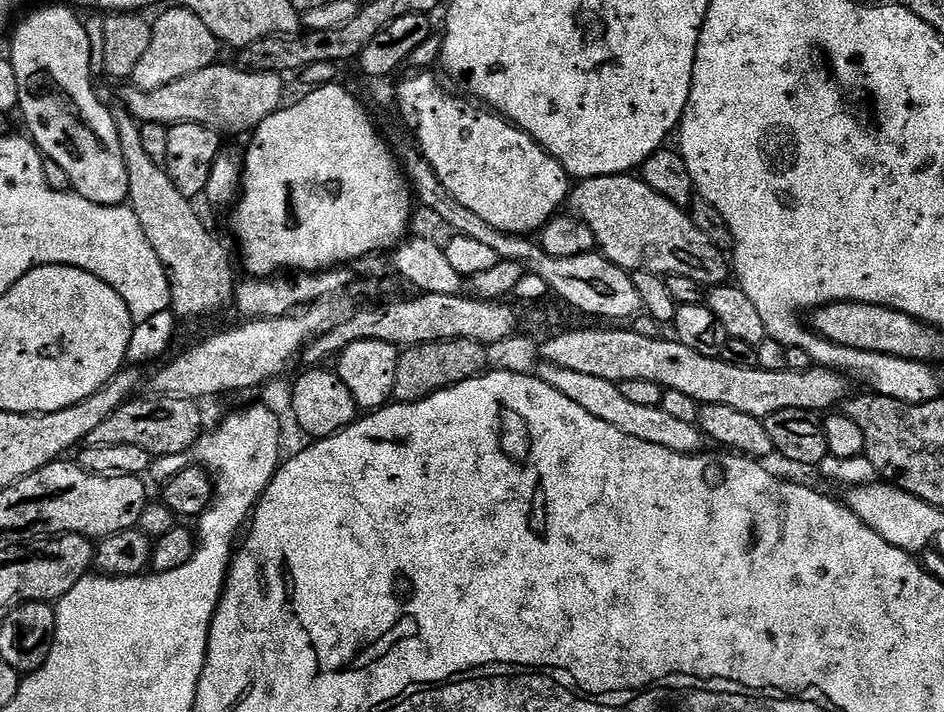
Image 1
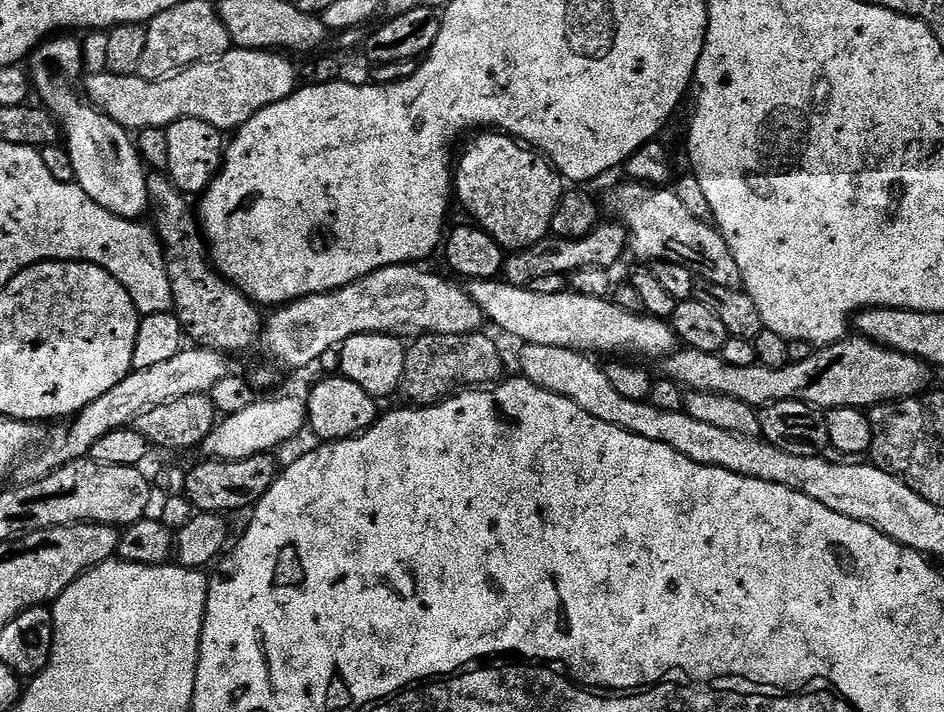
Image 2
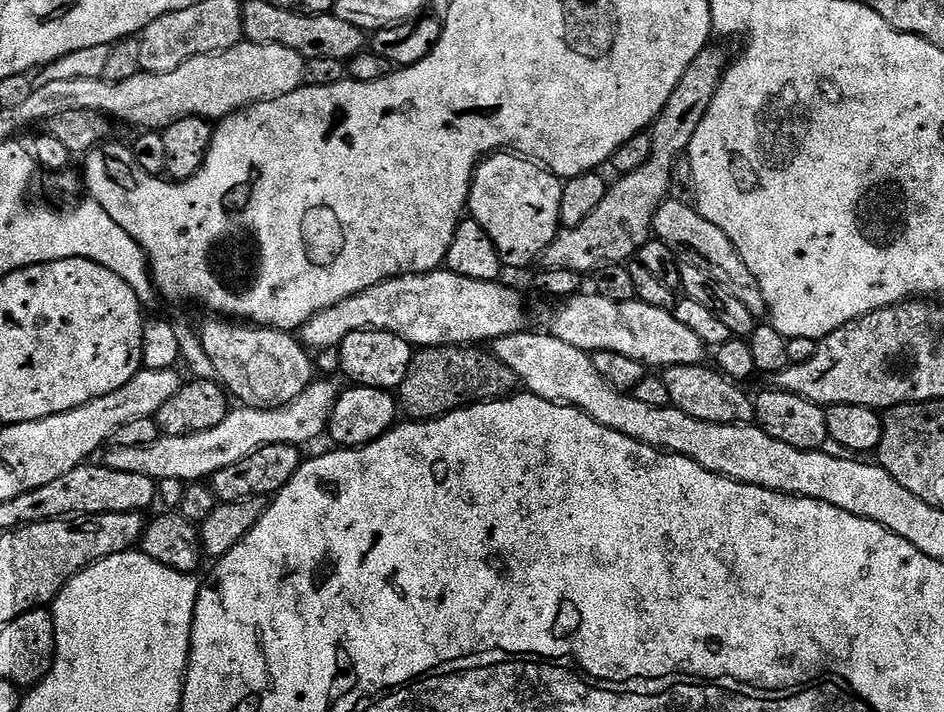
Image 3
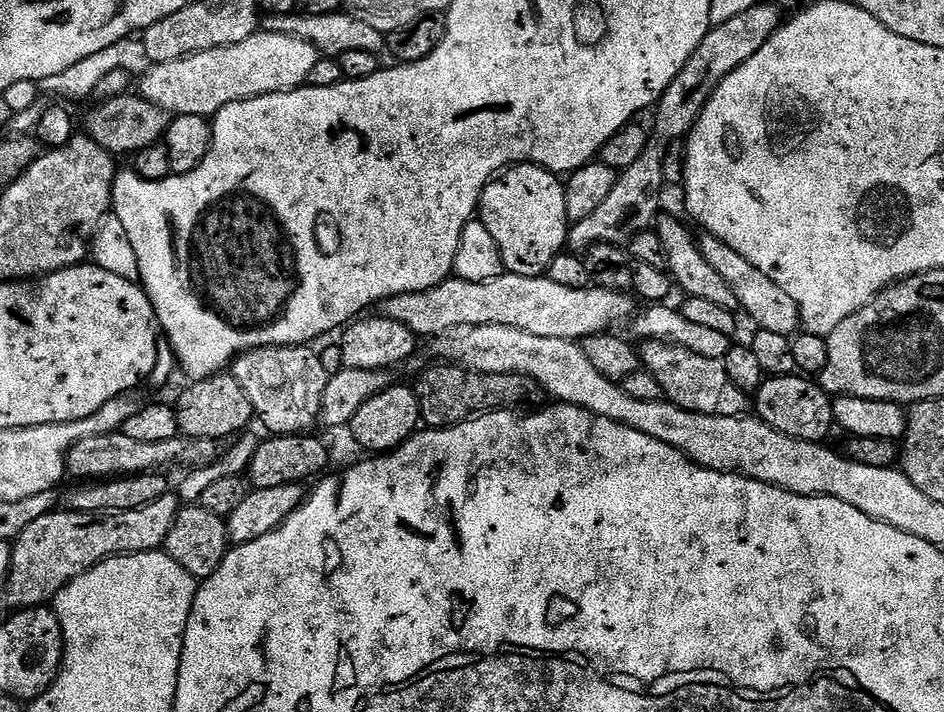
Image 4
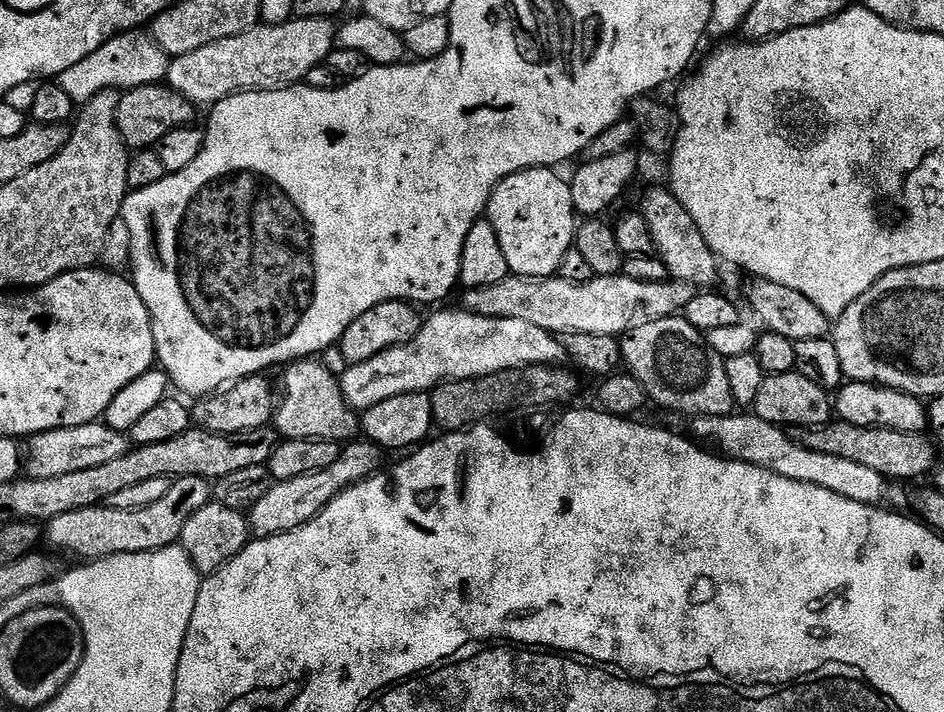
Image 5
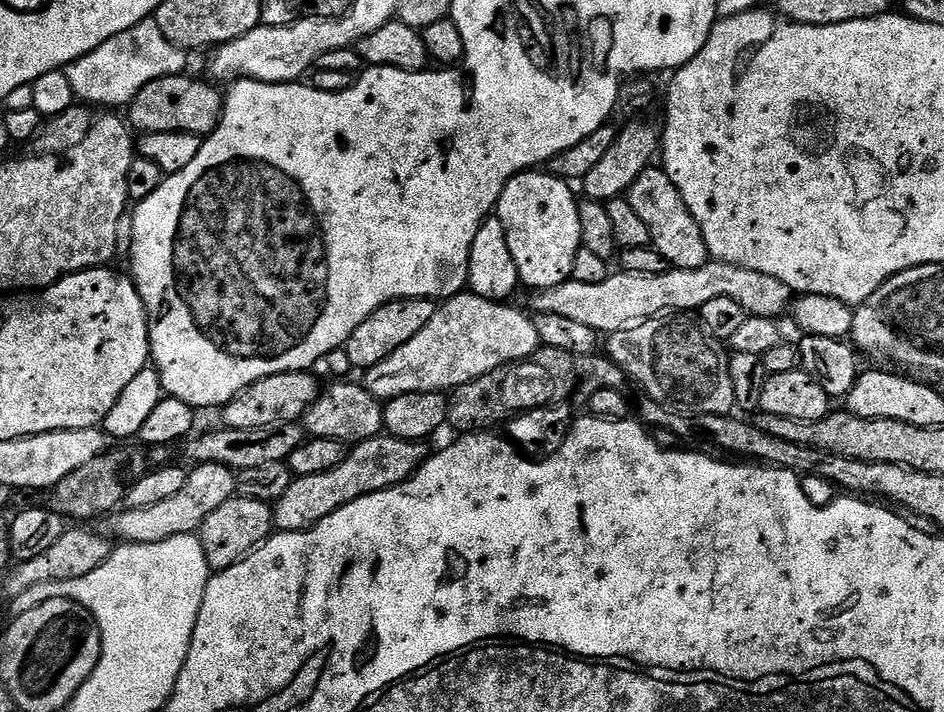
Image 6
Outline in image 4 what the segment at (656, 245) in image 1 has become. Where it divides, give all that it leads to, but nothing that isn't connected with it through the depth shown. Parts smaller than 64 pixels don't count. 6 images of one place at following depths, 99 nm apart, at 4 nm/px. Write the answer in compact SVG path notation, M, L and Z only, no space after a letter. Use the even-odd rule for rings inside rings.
M701 235L698 243L706 262L710 262L715 272L730 285L730 290L734 290L734 298L738 298L742 312L756 323L757 329L770 330L773 334L782 334L789 338L795 337L801 331L800 309L796 307L790 294L786 294L786 290L778 286L778 282L770 282L770 278L766 278L766 274L762 274L758 266L746 262L742 254L735 252L717 236Z

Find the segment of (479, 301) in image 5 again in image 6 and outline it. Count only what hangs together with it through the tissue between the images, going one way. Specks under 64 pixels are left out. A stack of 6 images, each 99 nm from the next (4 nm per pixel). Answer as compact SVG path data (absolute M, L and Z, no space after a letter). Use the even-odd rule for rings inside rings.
M709 262L698 270L682 270L669 267L662 274L630 274L617 271L606 278L606 282L597 282L595 286L586 286L586 282L567 280L553 288L542 288L531 293L531 311L536 314L558 314L561 318L571 318L574 322L582 322L590 326L598 334L611 334L622 330L634 330L646 322L663 317L665 314L684 314L680 312L695 313L706 302L713 298L734 298L738 306L742 306L749 316L766 316L780 318L784 311L789 311L793 303L794 294L778 278L770 278L768 274L758 274L756 270L746 270L742 266L734 266L723 262Z

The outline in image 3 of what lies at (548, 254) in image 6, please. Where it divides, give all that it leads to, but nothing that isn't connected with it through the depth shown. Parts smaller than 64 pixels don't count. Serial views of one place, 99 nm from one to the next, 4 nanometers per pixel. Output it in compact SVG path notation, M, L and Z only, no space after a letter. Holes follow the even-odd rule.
M501 150L481 160L472 176L467 211L490 234L490 242L494 242L505 269L535 265L546 246L554 242L562 227L563 189L559 176L519 154Z

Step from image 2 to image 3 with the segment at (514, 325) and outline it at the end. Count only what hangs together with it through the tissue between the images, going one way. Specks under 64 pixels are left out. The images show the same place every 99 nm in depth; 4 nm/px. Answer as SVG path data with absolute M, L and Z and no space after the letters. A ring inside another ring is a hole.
M577 294L557 307L560 309L552 316L551 335L589 354L602 350L626 354L626 358L634 358L634 362L642 362L652 370L705 363L702 338L678 322L675 311L646 306L637 299L614 302L595 294L584 295Z

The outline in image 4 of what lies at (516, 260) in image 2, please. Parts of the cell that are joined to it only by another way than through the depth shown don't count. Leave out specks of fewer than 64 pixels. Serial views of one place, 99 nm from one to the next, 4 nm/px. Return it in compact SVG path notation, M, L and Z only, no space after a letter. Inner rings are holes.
M756 4L753 8L745 7L738 14L728 16L724 18L721 24L719 21L715 26L708 29L706 38L702 38L698 50L694 50L694 54L690 54L690 58L686 62L686 66L678 74L678 78L674 78L674 82L670 82L670 86L664 91L662 98L655 105L655 138L649 139L646 150L642 150L642 158L638 158L638 162L634 162L634 166L623 169L617 175L614 190L610 190L610 195L602 202L602 206L598 206L598 210L594 210L594 214L575 221L569 227L567 247L571 251L584 254L589 248L600 243L624 246L633 240L638 233L649 231L657 223L662 212L662 209L660 209L660 195L666 190L666 183L663 178L663 159L666 158L668 145L672 141L683 141L687 137L688 133L692 131L692 127L698 122L702 110L708 105L708 99L714 94L714 90L718 90L720 83L731 72L738 70L738 66L742 66L750 58L754 58L754 54L758 54L758 50L762 50L762 46L766 46L766 42L776 33L785 19L786 13L778 5Z

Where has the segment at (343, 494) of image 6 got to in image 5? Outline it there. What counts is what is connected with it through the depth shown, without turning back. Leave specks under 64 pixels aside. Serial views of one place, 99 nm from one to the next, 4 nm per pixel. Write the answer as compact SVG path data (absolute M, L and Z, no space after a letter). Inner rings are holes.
M348 442L341 447L340 456L330 462L330 466L326 466L326 470L318 470L314 474L302 474L302 478L290 478L289 480L277 480L273 483L270 490L266 490L266 494L262 494L262 498L258 498L258 502L254 502L254 506L247 513L248 526L253 537L265 540L271 536L278 534L286 534L298 530L306 522L313 520L318 513L322 511L336 496L345 492L346 489L352 487L353 484L360 484L364 480L381 471L380 456L381 449L377 448L371 442Z

